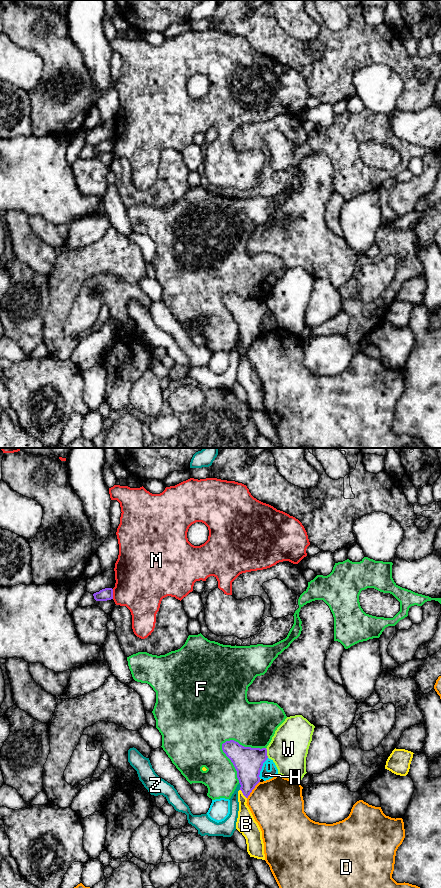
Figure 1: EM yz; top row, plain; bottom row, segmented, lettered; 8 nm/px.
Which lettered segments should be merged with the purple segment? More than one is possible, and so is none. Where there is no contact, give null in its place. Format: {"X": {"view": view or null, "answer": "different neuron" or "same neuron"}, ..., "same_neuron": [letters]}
{"B": {"view": "yz", "answer": "different neuron"}, "D": {"view": "yz", "answer": "different neuron"}, "F": {"view": "yz", "answer": "different neuron"}, "H": {"view": "yz", "answer": "different neuron"}, "M": {"view": "yz", "answer": "different neuron"}, "W": {"view": "yz", "answer": "different neuron"}, "Z": {"view": "yz", "answer": "different neuron"}, "same_neuron": []}

